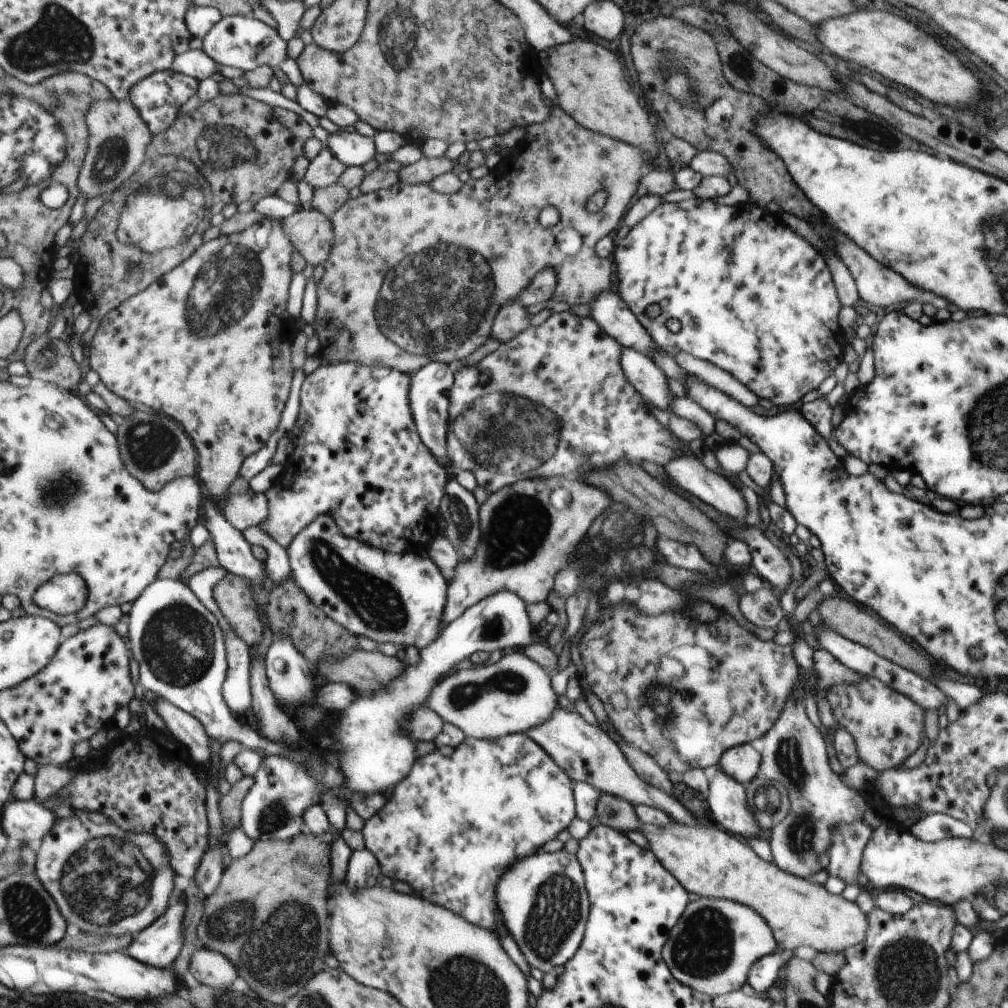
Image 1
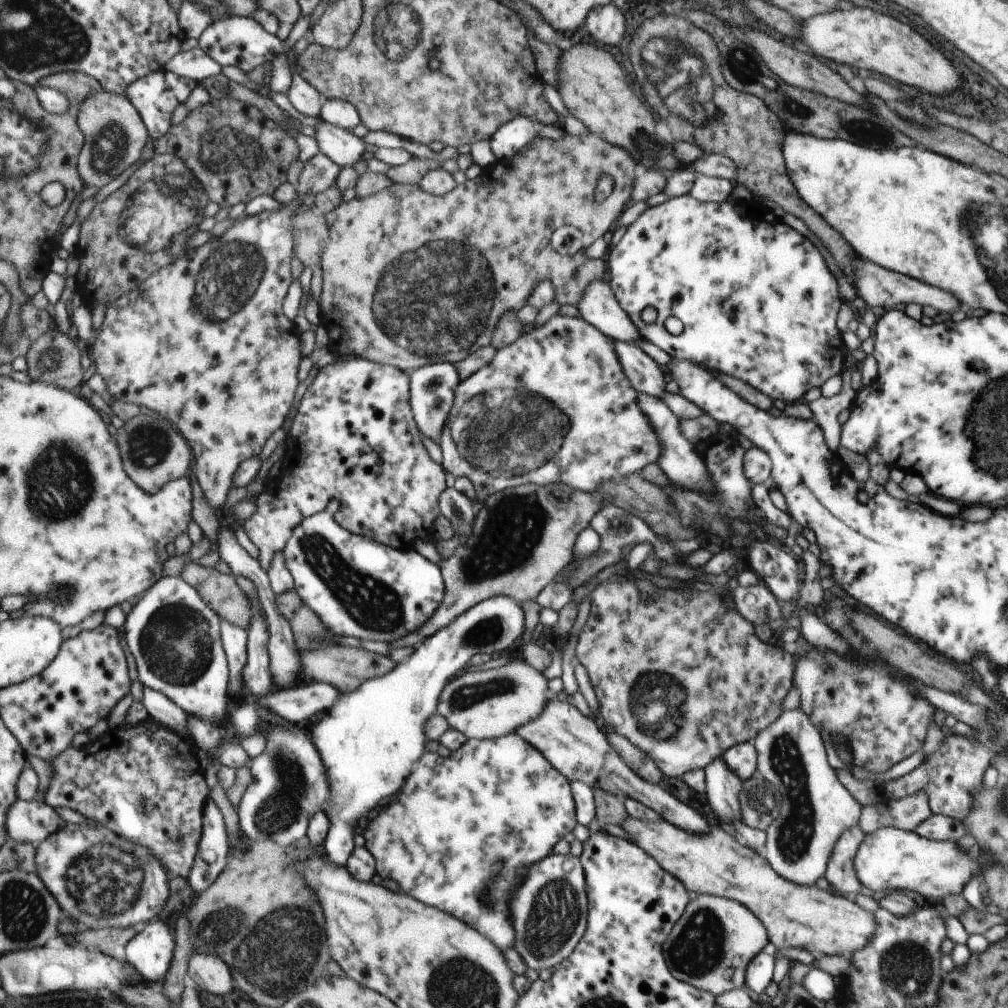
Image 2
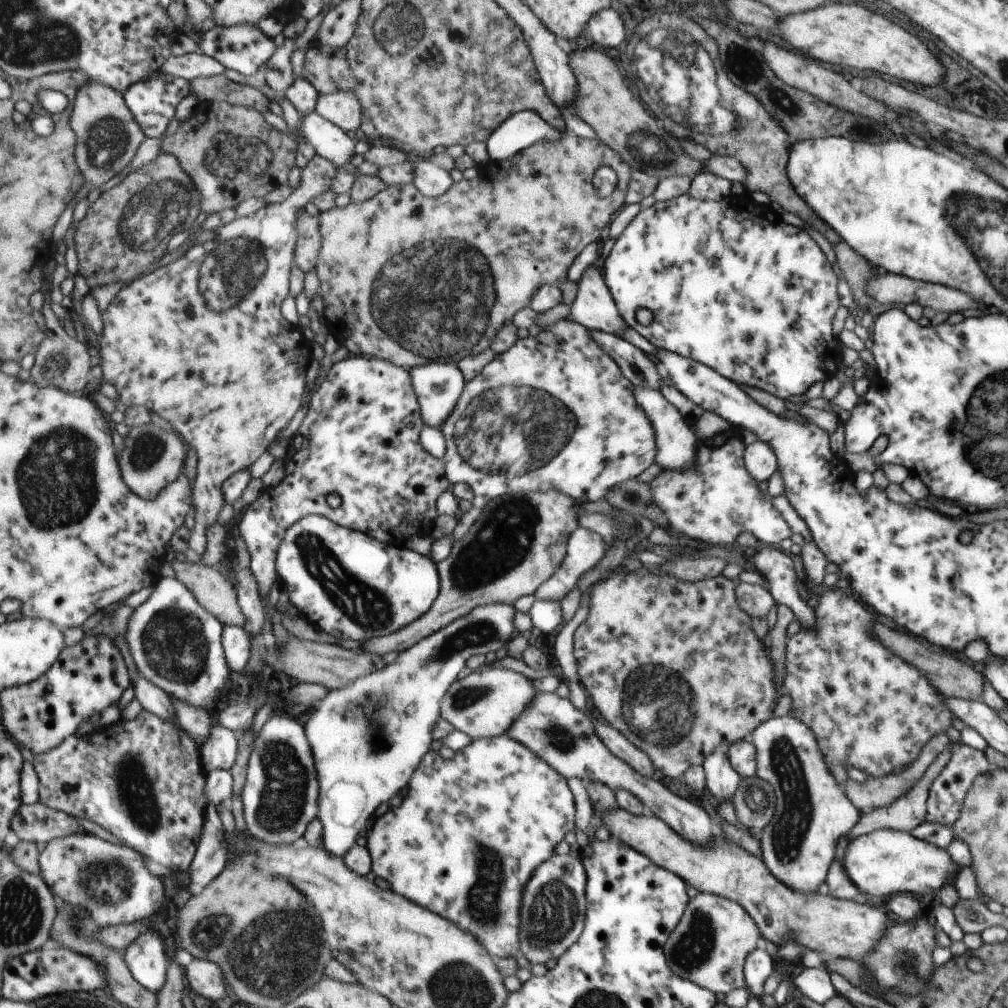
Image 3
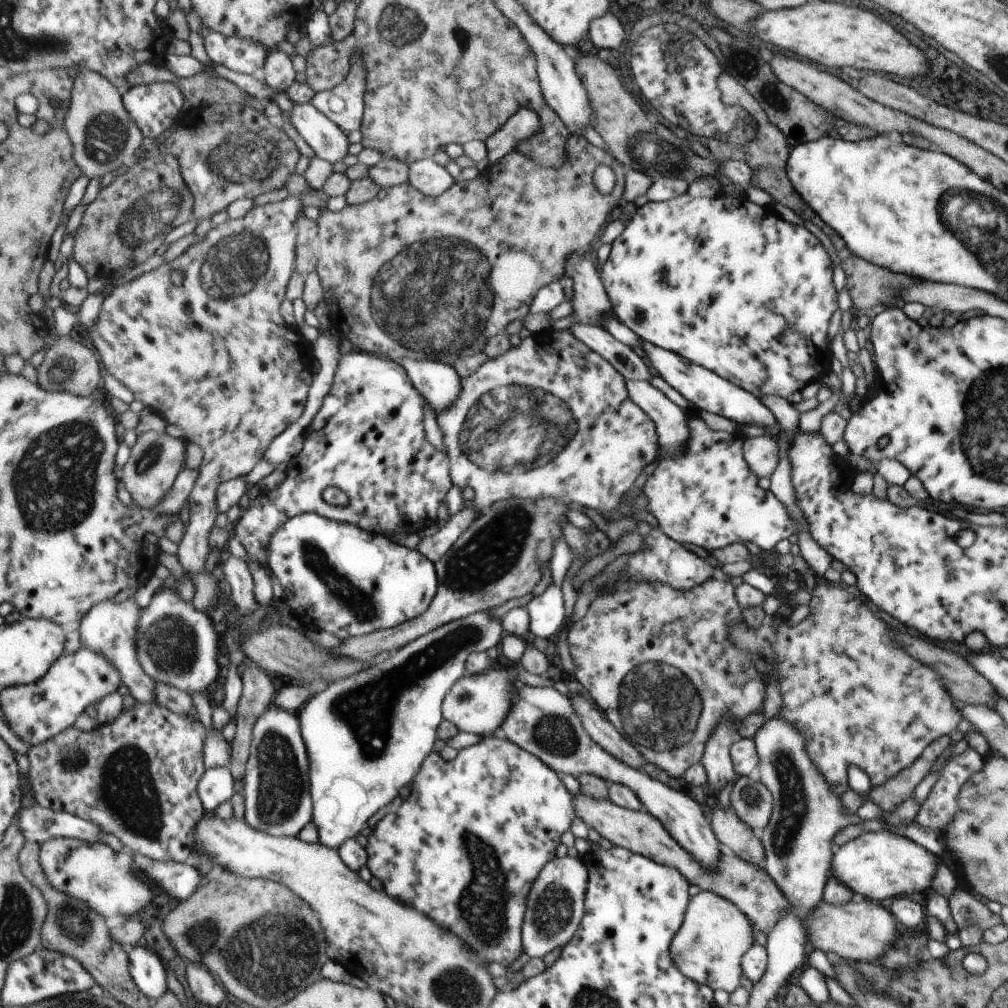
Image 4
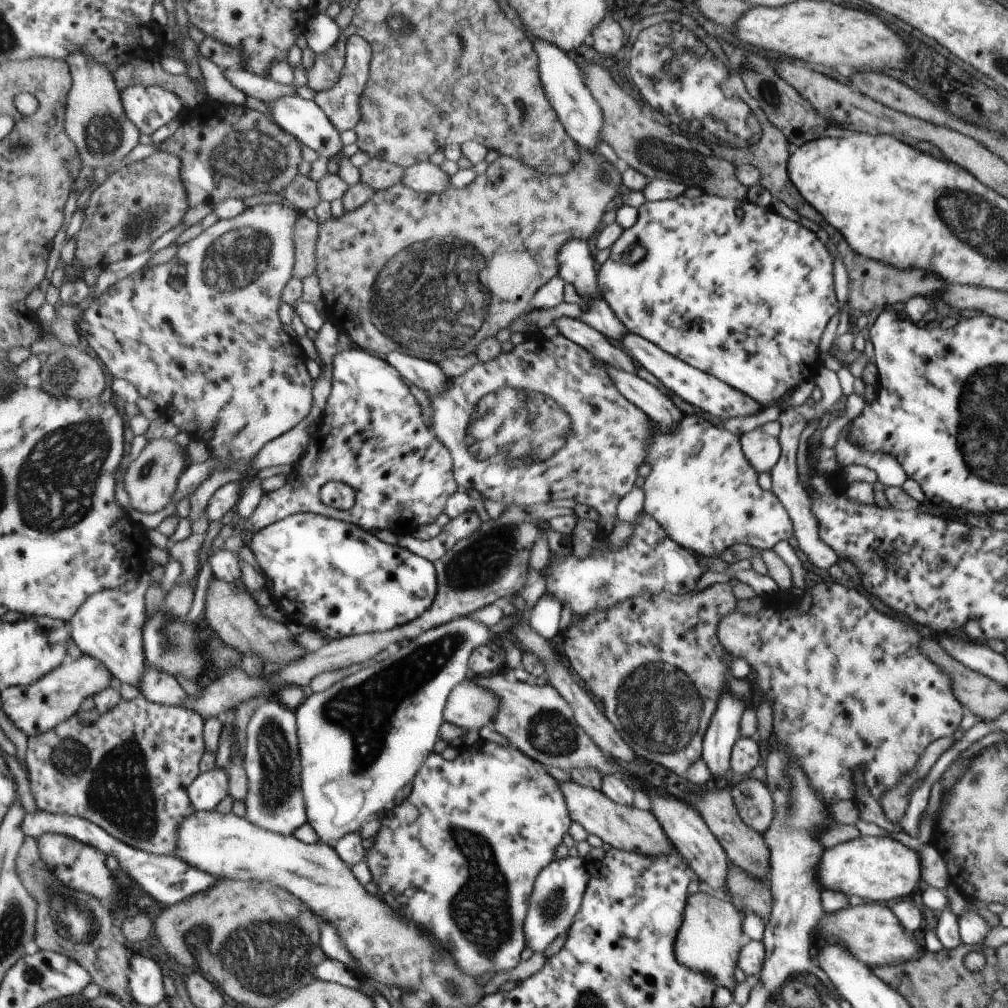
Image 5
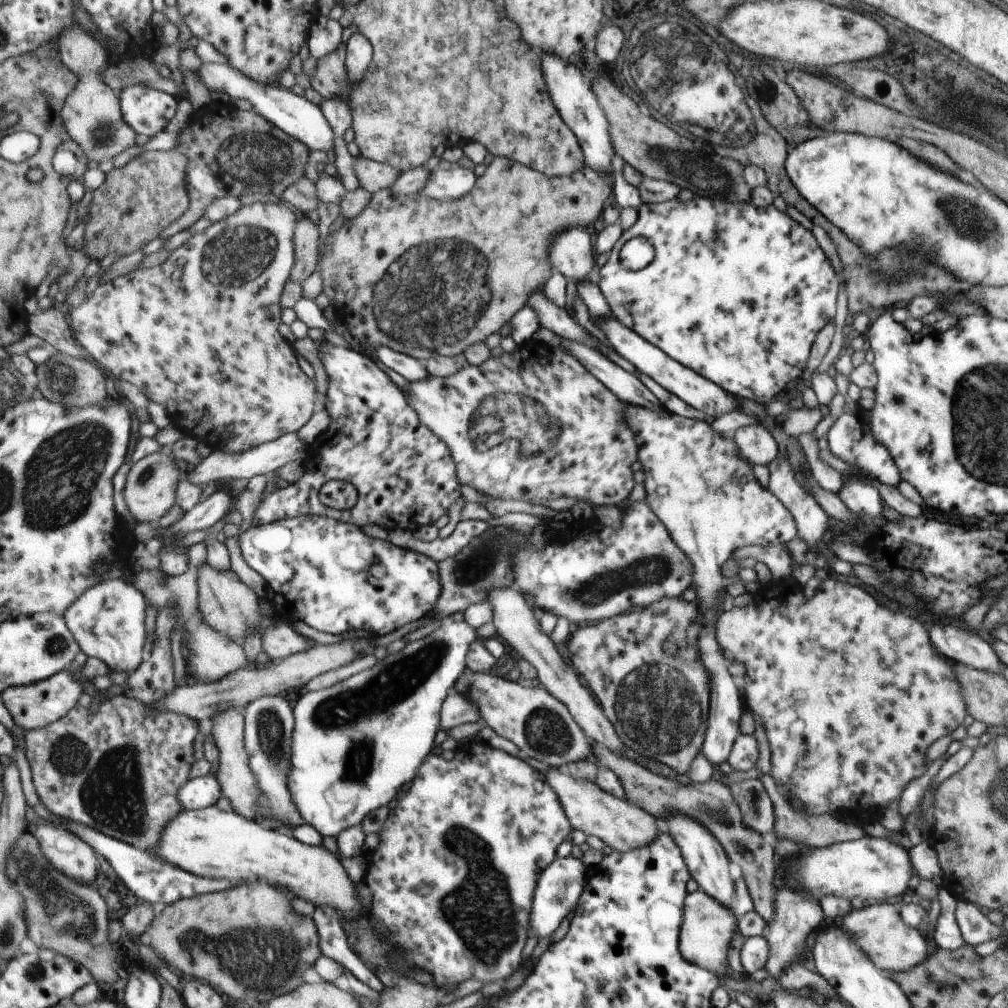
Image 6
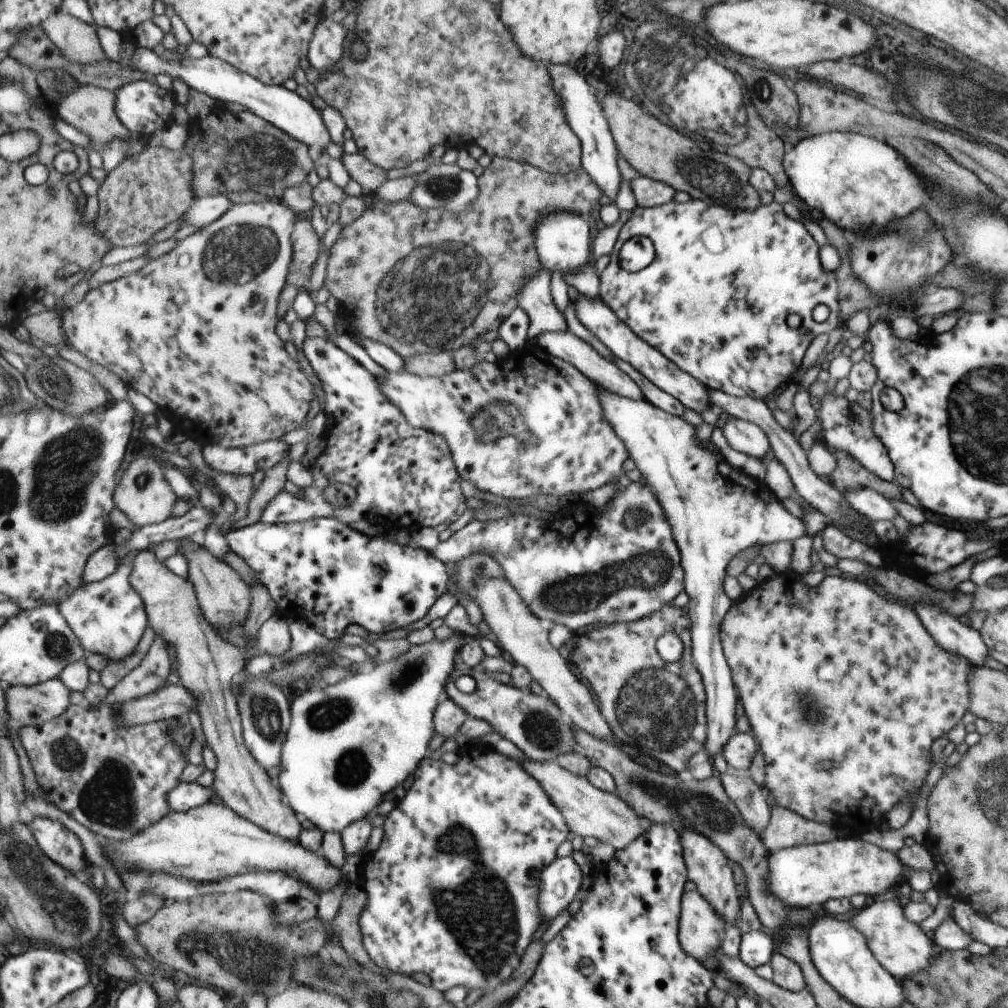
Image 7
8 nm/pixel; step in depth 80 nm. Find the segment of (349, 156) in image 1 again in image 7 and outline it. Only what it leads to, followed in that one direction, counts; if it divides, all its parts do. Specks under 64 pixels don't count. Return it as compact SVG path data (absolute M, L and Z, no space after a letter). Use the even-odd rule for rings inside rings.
M135 47L133 54L127 62L125 58L123 64L154 76L169 74L171 78L184 82L189 89L195 88L213 99L239 103L267 122L271 122L292 138L307 144L314 152L324 150L332 142L329 130L323 122L322 112L319 112L312 102L303 100L297 92L291 92L284 85L275 86L261 83L221 58L210 55L205 58L193 59L184 55L180 60L165 60L165 58L157 56L153 50Z

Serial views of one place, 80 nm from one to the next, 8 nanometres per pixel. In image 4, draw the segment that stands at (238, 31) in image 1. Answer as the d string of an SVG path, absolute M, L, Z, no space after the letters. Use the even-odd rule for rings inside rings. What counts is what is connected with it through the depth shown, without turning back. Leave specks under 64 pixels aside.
M217 31L209 32L204 39L204 46L211 62L246 75L262 71L270 54L267 46L255 39L225 36Z

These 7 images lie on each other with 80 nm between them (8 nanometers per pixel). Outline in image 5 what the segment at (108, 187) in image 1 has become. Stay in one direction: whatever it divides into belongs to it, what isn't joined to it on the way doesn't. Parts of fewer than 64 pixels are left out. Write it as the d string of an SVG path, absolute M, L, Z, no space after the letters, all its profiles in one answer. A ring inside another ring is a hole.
M73 53L67 62L74 84L68 96L65 126L67 134L79 149L80 159L93 169L123 165L123 160L141 142L142 132L124 109L123 96L112 72L85 53Z

